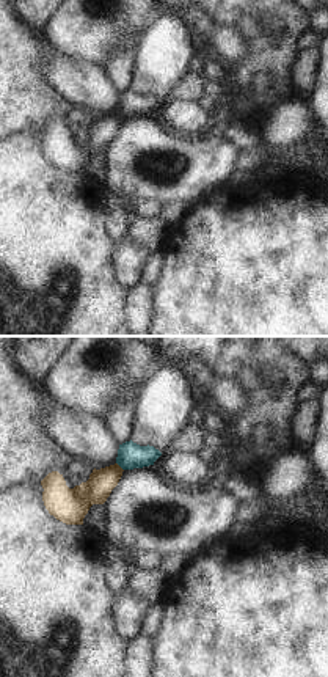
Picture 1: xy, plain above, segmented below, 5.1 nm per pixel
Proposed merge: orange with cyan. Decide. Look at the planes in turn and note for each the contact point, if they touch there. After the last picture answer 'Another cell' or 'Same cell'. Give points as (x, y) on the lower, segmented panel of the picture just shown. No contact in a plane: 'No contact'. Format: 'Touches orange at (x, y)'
Touches orange at (120, 467)

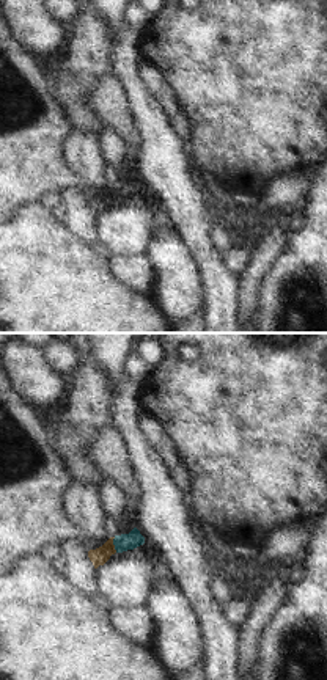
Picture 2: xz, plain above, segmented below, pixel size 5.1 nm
Touches orange at (113, 545)

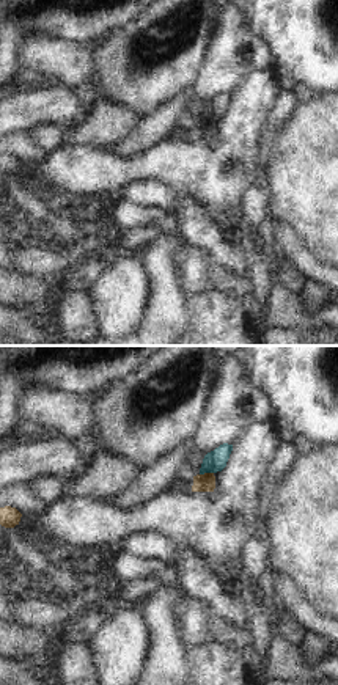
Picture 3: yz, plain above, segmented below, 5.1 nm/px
Touches orange at (206, 473)

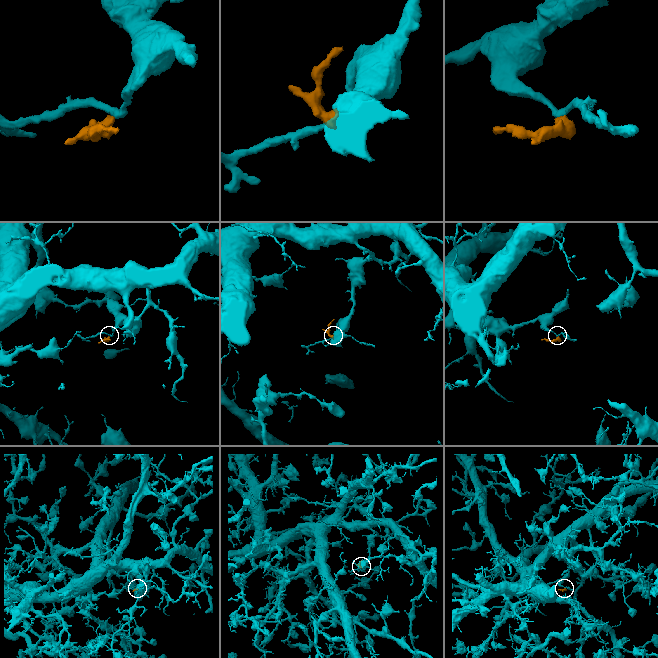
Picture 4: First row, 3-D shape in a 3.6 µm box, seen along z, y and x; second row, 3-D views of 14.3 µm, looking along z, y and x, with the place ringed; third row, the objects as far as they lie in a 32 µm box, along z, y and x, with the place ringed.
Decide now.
Another cell

